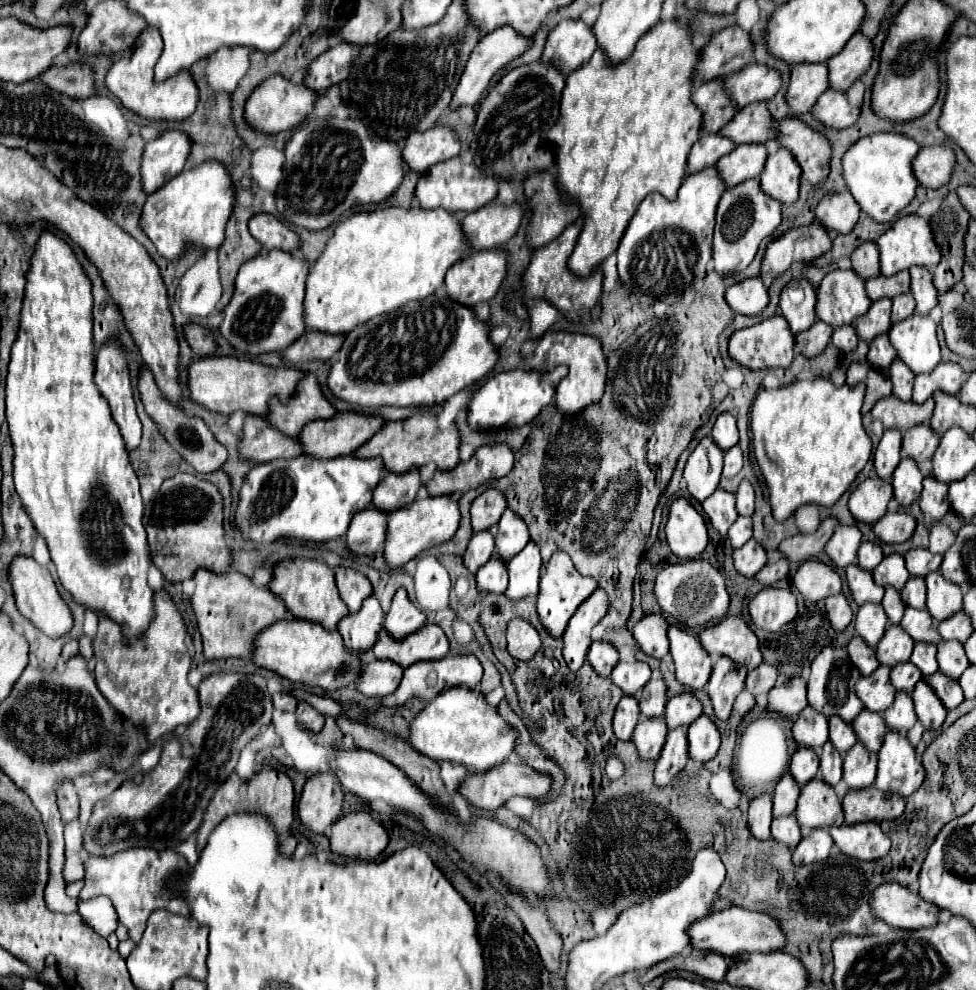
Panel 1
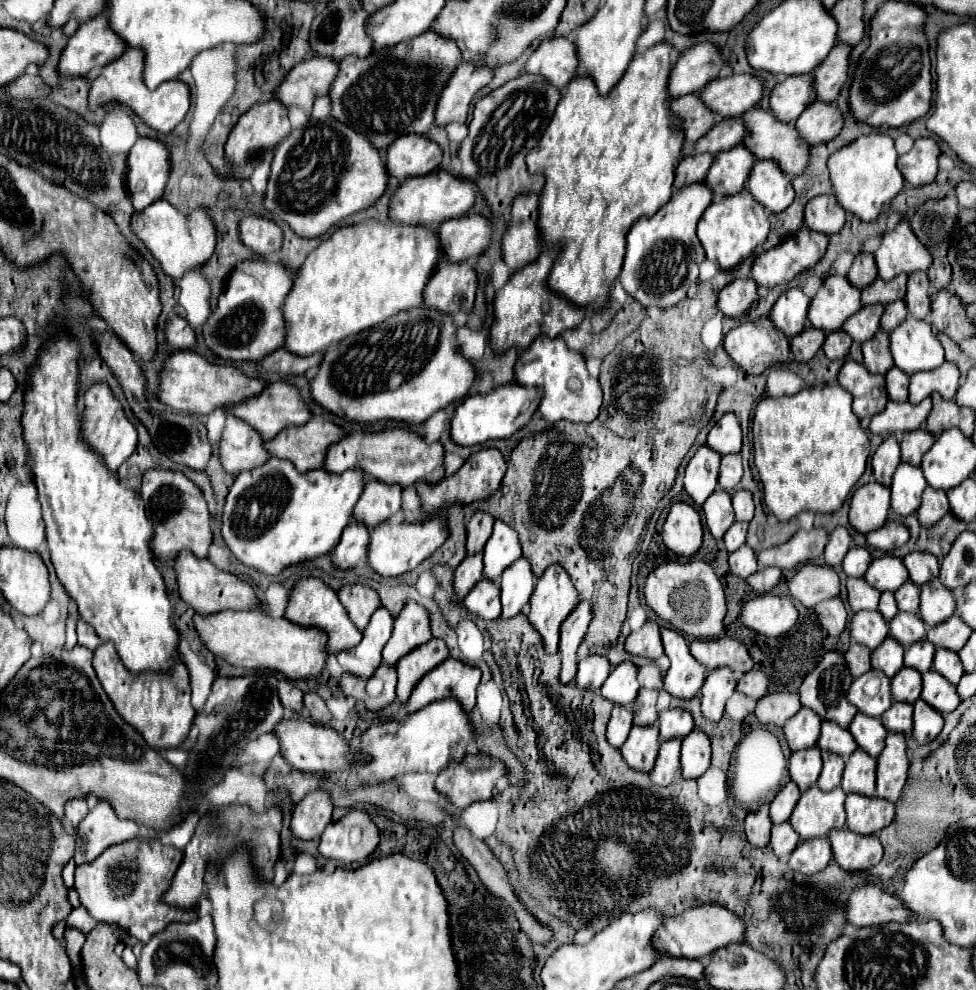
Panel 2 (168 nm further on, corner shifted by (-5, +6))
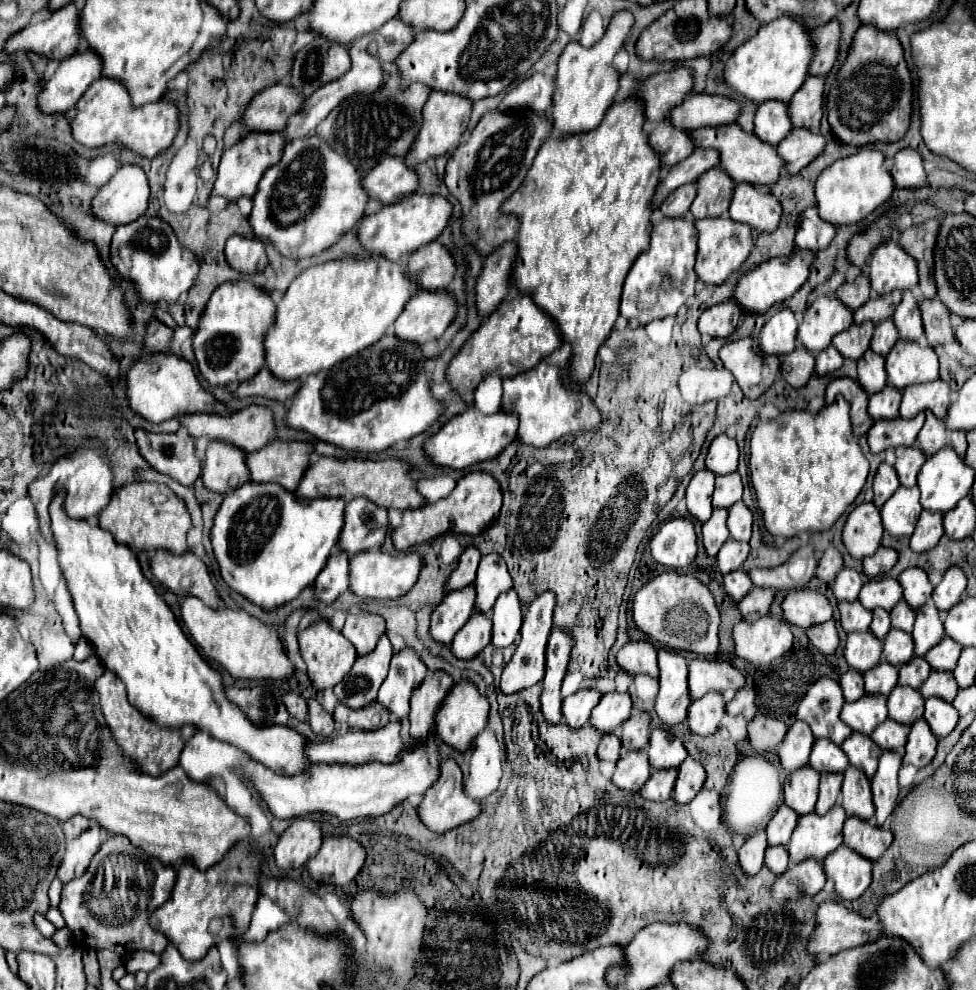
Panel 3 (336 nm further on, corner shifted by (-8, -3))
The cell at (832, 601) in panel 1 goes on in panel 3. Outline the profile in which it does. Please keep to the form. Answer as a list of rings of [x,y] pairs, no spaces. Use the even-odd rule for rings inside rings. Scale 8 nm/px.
[[[829,619],[821,625],[813,625],[807,629],[807,637],[809,641],[825,655],[829,653],[835,653],[837,645],[839,645],[839,635],[837,635],[837,629],[835,629],[835,621]]]

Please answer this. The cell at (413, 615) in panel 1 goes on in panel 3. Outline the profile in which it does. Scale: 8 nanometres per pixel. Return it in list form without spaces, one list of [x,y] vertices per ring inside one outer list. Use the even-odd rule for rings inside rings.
[[[403,649],[391,659],[391,669],[379,689],[377,703],[381,703],[393,719],[407,719],[409,699],[413,691],[423,683],[425,675],[427,669],[417,653],[409,653],[409,649]]]

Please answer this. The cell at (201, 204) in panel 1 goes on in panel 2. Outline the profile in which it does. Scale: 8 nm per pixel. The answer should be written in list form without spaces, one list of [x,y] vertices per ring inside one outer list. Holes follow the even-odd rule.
[[[164,198],[152,202],[150,206],[146,206],[144,210],[136,212],[132,218],[132,230],[138,234],[140,240],[144,240],[144,244],[148,246],[148,250],[152,252],[152,256],[160,262],[162,270],[170,276],[170,278],[180,278],[186,270],[194,268],[194,266],[202,266],[206,260],[210,260],[210,256],[216,250],[216,226],[214,220],[210,216],[210,210],[200,206],[196,210],[192,210],[186,220],[180,220],[178,210]]]

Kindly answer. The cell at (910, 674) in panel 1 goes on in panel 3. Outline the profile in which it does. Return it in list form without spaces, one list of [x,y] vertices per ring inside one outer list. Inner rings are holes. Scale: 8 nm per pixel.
[[[899,685],[887,697],[889,719],[901,725],[913,725],[917,719],[923,717],[923,697],[917,689],[901,689]]]

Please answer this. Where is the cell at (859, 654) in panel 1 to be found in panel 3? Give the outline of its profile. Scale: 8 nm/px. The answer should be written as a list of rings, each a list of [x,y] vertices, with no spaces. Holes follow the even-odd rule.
[[[849,669],[845,675],[841,675],[839,687],[841,687],[843,697],[845,697],[847,703],[853,703],[853,701],[857,701],[857,699],[861,699],[865,695],[863,675],[861,673],[853,673],[853,669]]]

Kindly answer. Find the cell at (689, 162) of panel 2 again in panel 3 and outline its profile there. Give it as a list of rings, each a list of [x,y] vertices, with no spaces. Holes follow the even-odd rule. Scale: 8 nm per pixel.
[[[689,183],[689,185],[683,185],[681,189],[675,189],[671,193],[669,199],[665,199],[665,203],[659,207],[661,213],[665,217],[687,217],[689,213],[689,205],[693,203],[693,193],[695,193],[695,183]]]

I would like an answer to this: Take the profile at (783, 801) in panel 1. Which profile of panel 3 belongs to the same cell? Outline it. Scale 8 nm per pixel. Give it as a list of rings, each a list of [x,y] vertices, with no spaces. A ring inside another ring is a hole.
[[[781,805],[765,829],[769,847],[775,847],[775,845],[787,847],[793,831],[797,827],[797,819],[799,819],[799,815],[793,813],[793,809],[789,809],[787,805]]]

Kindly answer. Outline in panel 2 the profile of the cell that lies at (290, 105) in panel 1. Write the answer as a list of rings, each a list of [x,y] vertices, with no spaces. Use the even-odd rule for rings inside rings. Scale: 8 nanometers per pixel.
[[[276,98],[254,104],[248,112],[244,112],[240,116],[236,126],[232,128],[230,138],[226,142],[226,158],[232,160],[234,164],[242,164],[246,158],[258,154],[258,150],[276,148],[280,144],[280,140],[284,140],[284,136],[290,134],[290,120],[286,114],[288,114],[288,108],[282,106],[282,102]]]

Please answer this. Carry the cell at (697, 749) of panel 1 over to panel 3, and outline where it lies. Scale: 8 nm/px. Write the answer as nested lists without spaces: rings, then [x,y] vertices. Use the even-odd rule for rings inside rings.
[[[687,757],[681,763],[677,781],[675,781],[675,789],[673,789],[673,799],[679,805],[691,803],[691,799],[701,791],[705,783],[705,769],[701,769],[701,765],[697,765],[697,761],[693,761],[691,757]]]

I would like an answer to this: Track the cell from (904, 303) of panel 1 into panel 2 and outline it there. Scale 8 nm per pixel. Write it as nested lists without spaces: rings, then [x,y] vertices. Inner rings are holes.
[[[896,300],[896,302],[892,302],[892,304],[886,306],[886,312],[884,312],[882,320],[880,320],[880,326],[882,326],[882,330],[890,332],[890,330],[894,330],[906,316],[908,316],[906,302],[904,302],[904,300]]]

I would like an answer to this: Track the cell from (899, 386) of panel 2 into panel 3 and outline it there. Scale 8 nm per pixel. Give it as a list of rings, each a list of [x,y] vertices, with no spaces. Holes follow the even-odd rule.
[[[885,387],[883,391],[875,393],[869,397],[869,405],[867,405],[867,413],[873,421],[879,421],[879,419],[897,419],[899,413],[899,403],[901,403],[901,393],[899,391],[893,391],[889,387]]]

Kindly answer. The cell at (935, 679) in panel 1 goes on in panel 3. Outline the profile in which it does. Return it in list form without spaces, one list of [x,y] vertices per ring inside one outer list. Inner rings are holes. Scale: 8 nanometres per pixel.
[[[931,697],[925,701],[923,719],[929,723],[931,733],[937,739],[941,739],[941,737],[947,737],[955,729],[957,721],[959,721],[959,713],[953,709],[951,703],[939,701],[937,697]]]

